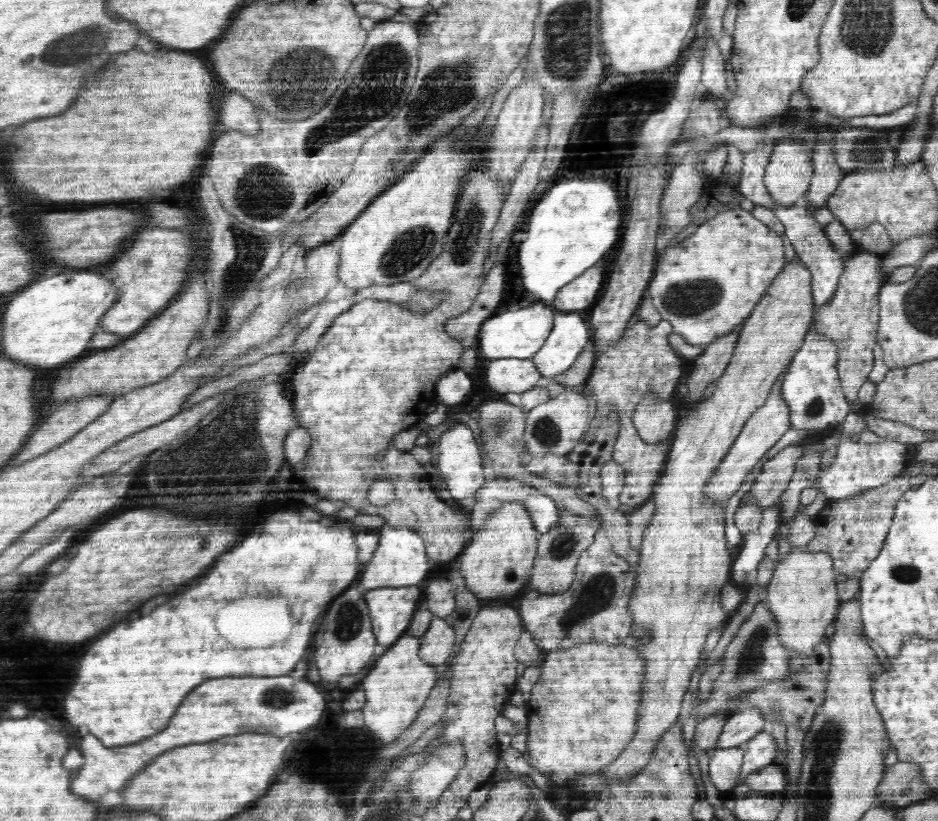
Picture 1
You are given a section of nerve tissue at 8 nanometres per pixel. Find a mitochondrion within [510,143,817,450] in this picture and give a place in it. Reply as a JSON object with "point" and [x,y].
{"point":[688,298]}

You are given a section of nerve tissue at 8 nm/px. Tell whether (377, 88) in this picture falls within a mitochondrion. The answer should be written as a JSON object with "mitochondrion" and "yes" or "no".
{"mitochondrion":"yes"}

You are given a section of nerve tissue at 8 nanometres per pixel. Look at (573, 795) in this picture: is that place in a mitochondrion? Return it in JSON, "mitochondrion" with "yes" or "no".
{"mitochondrion":"no"}

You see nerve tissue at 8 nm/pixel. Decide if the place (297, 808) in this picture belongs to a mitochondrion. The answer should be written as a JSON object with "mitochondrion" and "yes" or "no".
{"mitochondrion":"no"}

